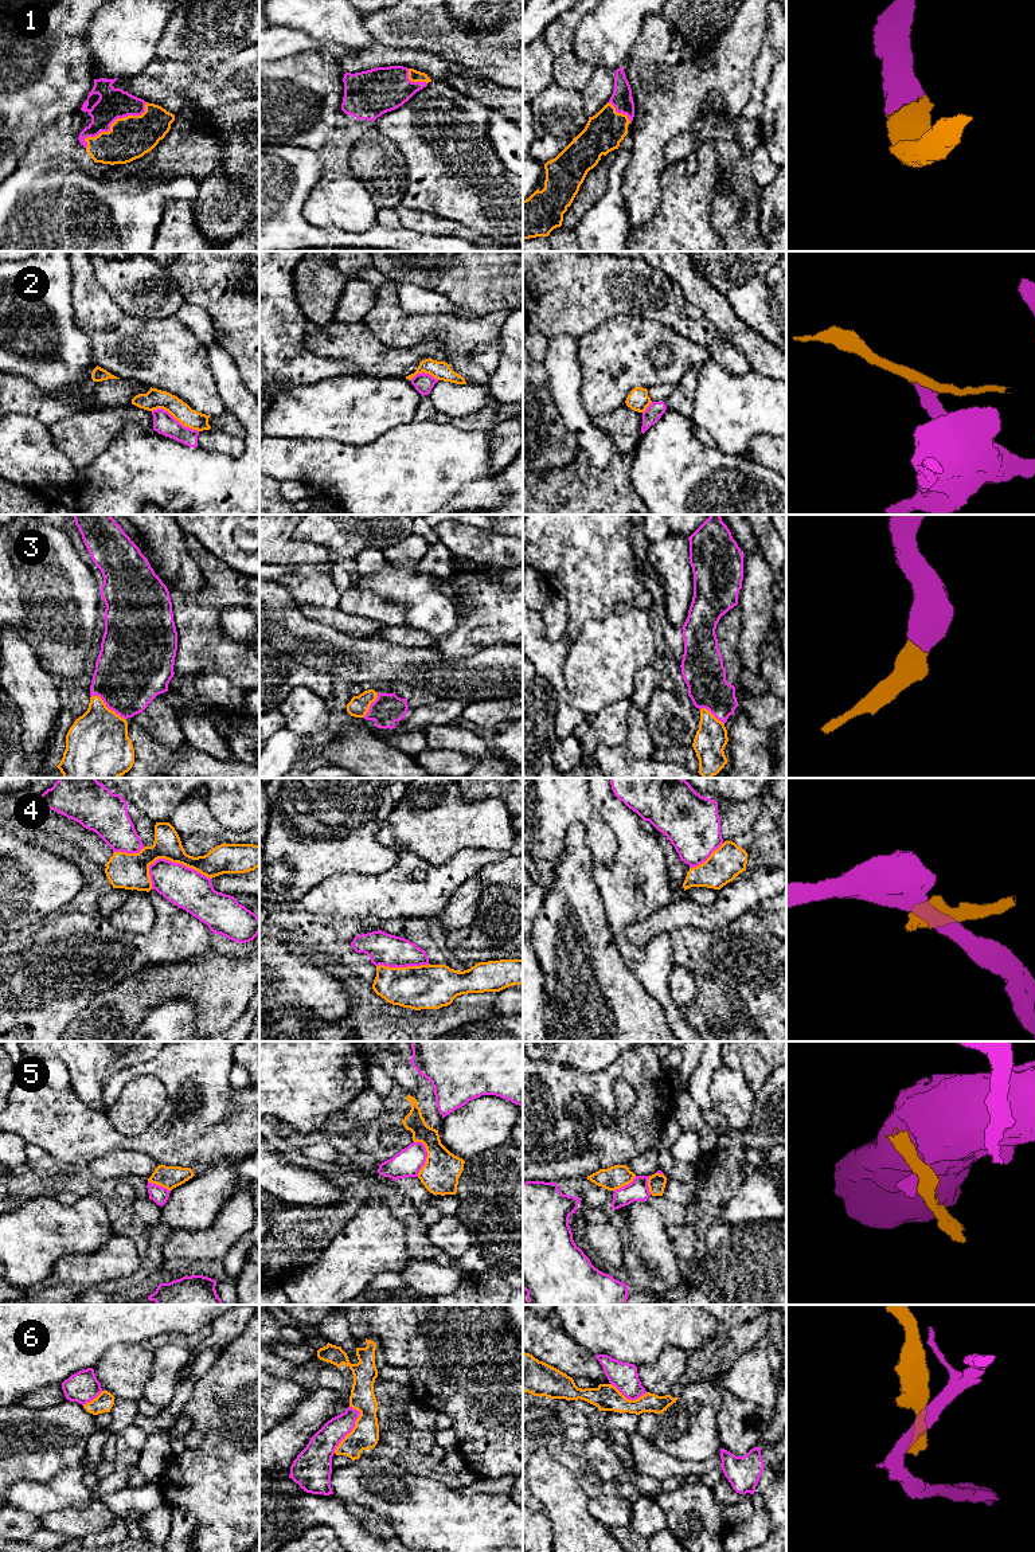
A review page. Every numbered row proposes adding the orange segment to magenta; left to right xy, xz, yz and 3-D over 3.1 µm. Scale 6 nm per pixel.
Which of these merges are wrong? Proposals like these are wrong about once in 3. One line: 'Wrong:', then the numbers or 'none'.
Wrong: 2, 4, 5, 6

